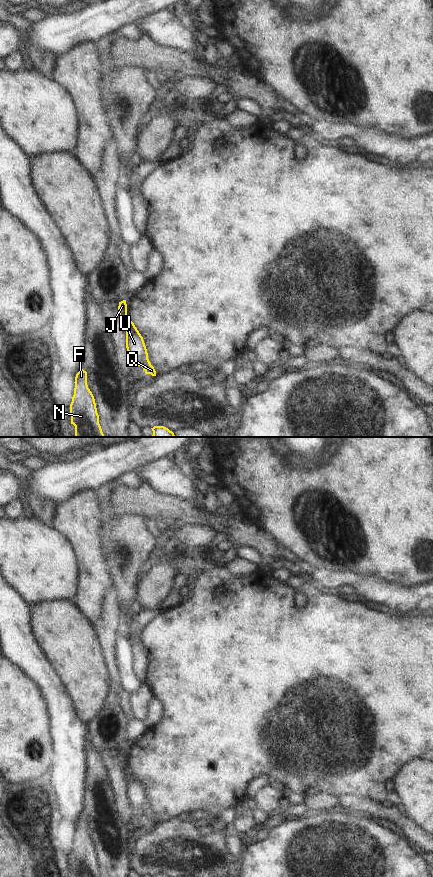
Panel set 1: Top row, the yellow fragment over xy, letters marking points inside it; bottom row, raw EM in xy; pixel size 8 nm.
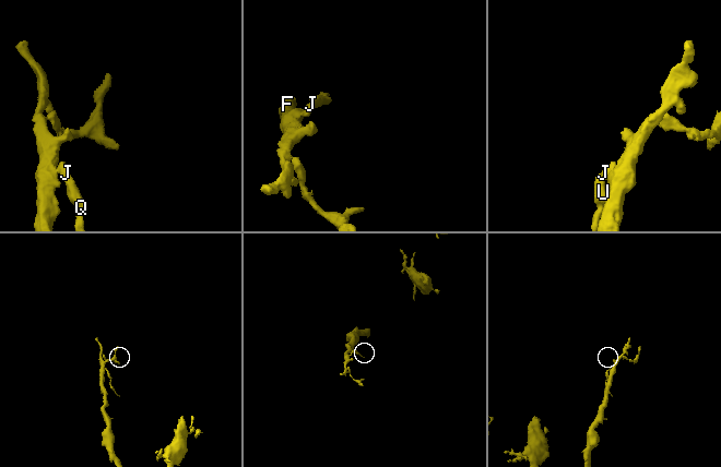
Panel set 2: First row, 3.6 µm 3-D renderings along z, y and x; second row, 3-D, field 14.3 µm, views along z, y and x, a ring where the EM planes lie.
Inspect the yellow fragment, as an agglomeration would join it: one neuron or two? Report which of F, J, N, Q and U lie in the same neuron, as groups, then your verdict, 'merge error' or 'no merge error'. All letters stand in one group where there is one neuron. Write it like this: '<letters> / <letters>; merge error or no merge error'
F J N / Q U; merge error

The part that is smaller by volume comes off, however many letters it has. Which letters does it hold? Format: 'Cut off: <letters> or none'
Cut off: Q, U

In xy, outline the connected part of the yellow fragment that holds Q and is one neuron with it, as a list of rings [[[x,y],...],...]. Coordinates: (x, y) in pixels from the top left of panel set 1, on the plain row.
[[[128,763],[123,769],[126,778],[126,796],[130,805],[138,814],[141,814],[145,818],[146,822],[156,824],[156,819],[148,807],[148,801],[143,785]]]

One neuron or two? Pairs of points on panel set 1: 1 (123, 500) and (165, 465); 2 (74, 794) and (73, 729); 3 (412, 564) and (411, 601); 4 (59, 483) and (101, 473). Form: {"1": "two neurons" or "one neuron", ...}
{"1": "two neurons", "2": "one neuron", "3": "two neurons", "4": "one neuron"}

